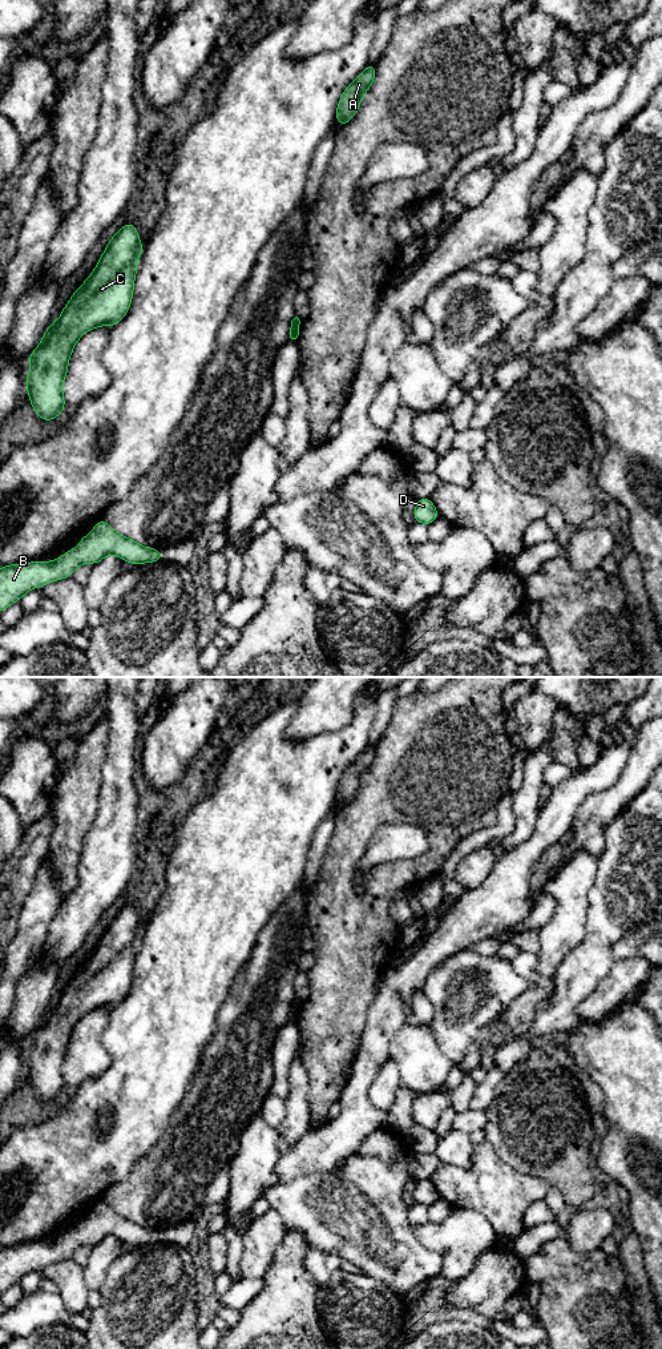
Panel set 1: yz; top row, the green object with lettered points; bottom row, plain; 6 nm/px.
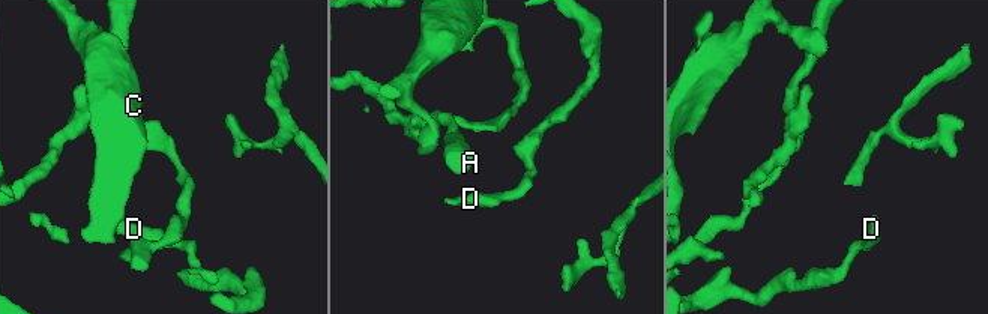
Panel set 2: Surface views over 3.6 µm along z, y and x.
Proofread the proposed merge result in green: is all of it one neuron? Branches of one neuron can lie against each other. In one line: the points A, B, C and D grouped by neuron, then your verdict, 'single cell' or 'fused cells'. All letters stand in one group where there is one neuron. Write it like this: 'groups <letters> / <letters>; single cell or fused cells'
groups A / B C D; fused cells

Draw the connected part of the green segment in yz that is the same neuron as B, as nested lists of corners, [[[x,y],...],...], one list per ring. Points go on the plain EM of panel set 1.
[[[101,1200],[73,1231],[53,1243],[29,1243],[0,1249],[0,1293],[21,1281],[32,1269],[66,1260],[77,1248],[86,1244],[96,1247],[108,1236],[118,1237],[130,1245],[164,1241],[160,1231],[138,1225]]]

